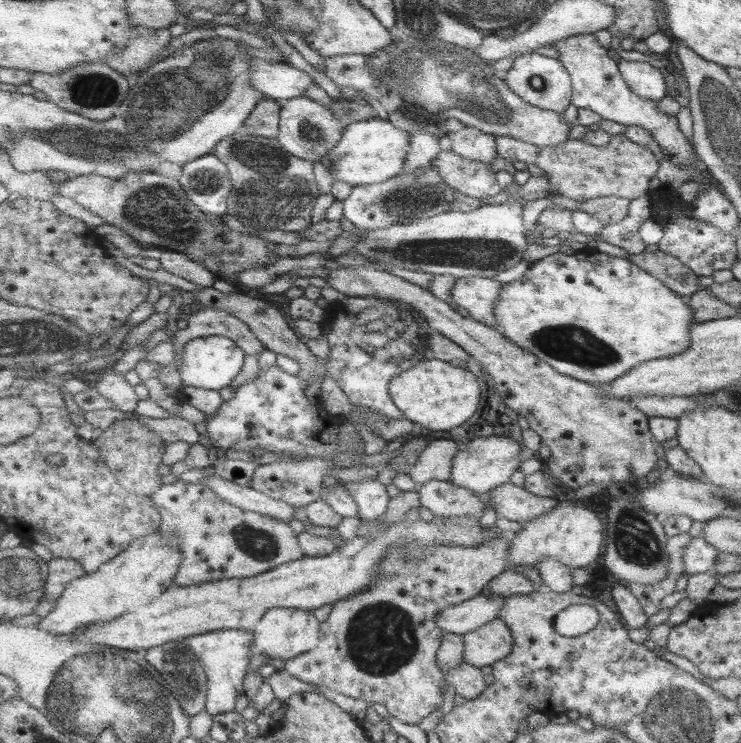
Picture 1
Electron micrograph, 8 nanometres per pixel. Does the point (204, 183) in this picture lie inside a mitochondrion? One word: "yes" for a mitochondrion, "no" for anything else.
yes

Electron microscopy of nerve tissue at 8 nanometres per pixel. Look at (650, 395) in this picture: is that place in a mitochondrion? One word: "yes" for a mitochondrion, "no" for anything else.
no

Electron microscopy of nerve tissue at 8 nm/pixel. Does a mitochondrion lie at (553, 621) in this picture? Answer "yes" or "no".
no

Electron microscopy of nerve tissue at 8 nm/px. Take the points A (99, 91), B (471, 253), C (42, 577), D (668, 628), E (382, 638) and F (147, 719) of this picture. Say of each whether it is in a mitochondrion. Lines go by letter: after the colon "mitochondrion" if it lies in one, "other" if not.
A: mitochondrion
B: mitochondrion
C: mitochondrion
D: other
E: mitochondrion
F: mitochondrion

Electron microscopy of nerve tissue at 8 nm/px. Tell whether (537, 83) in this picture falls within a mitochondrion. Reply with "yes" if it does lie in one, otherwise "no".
yes

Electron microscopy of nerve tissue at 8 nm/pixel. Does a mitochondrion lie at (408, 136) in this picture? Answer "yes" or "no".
no

